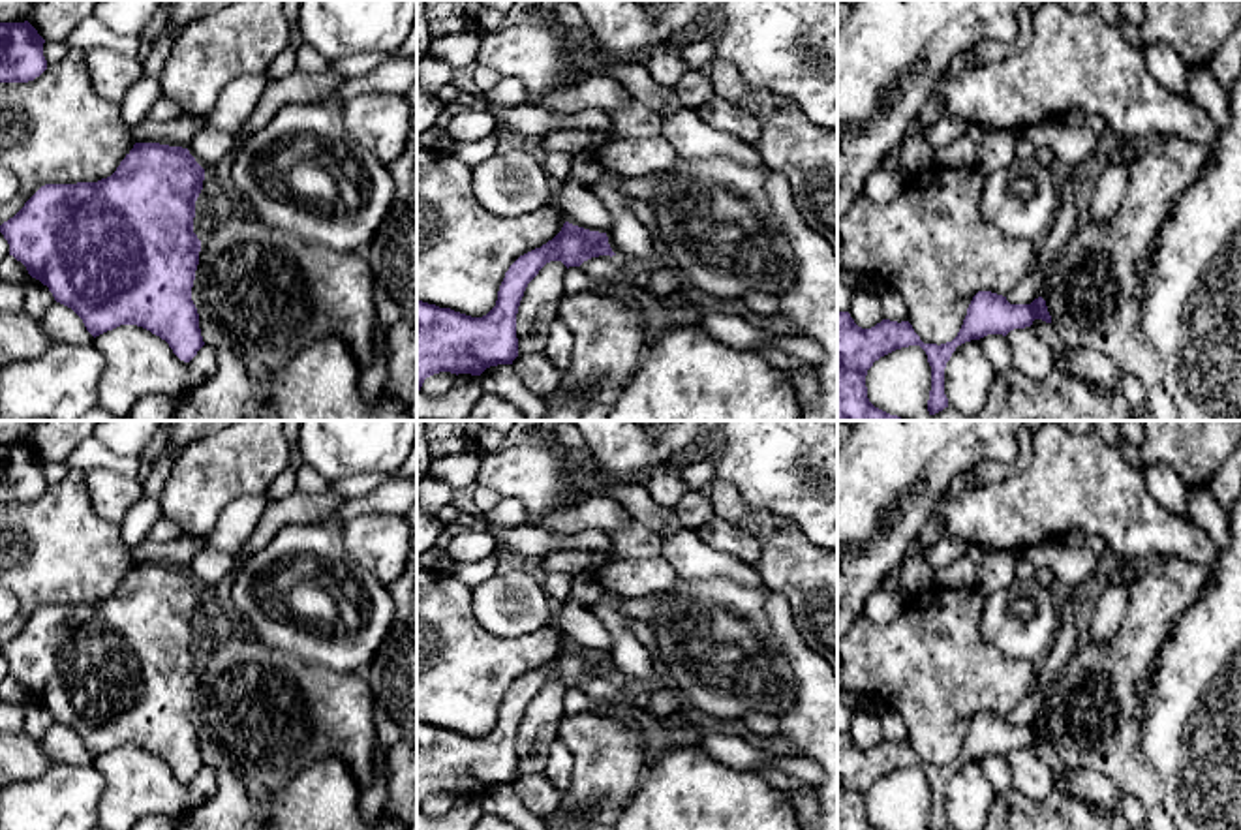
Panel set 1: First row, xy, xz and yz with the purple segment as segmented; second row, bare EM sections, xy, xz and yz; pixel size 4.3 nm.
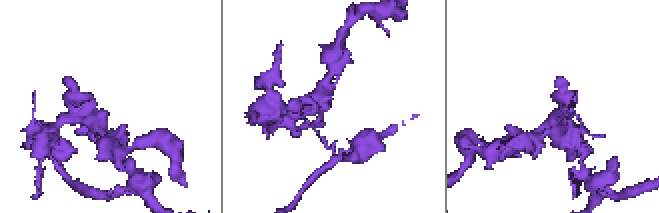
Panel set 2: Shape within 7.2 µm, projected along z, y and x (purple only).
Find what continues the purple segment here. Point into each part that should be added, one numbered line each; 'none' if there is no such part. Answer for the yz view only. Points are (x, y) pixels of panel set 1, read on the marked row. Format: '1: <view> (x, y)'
none

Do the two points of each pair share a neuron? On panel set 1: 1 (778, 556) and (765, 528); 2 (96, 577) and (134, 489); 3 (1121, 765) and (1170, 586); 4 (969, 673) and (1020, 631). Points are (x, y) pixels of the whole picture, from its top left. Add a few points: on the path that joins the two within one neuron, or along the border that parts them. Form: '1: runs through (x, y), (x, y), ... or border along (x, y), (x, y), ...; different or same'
1: runs through (778, 549), (778, 541), (772, 536); same
2: border along (89, 492), (91, 506), (119, 526); different
3: runs through (1121, 720), (1123, 661), (1144, 631); same
4: border along (980, 607), (980, 635), (1037, 667); different

